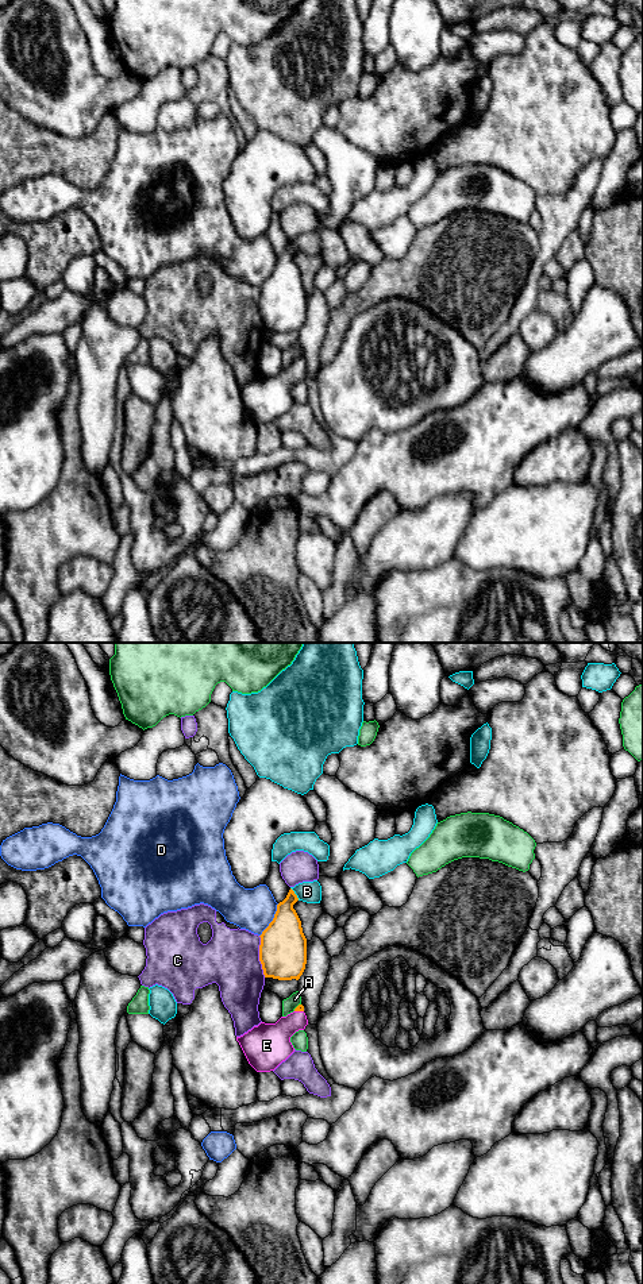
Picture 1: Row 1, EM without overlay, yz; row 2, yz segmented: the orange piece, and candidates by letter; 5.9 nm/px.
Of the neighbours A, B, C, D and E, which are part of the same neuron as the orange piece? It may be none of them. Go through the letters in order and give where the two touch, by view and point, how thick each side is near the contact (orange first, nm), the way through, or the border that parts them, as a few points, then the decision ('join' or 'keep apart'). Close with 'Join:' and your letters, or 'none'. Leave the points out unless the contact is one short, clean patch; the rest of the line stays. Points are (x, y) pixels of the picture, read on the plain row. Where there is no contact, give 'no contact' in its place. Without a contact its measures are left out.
A: contact yz (296, 359); calibres 50 and 80 nm; keep apart
B: contact yz (295, 246); calibres 220 and 130 nm; keep apart
C: contact yz (260, 308); calibres 280 and 340 nm; keep apart
D: contact yz (273, 272); calibres 280 and 260 nm; keep apart
E: contact yz (299, 362); calibres 50 and 220 nm; way yz (300, 359), (299, 362), (272, 394); join
Join: E

